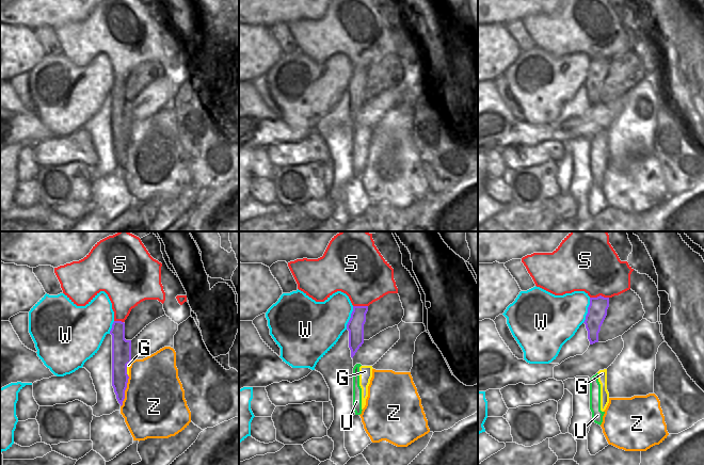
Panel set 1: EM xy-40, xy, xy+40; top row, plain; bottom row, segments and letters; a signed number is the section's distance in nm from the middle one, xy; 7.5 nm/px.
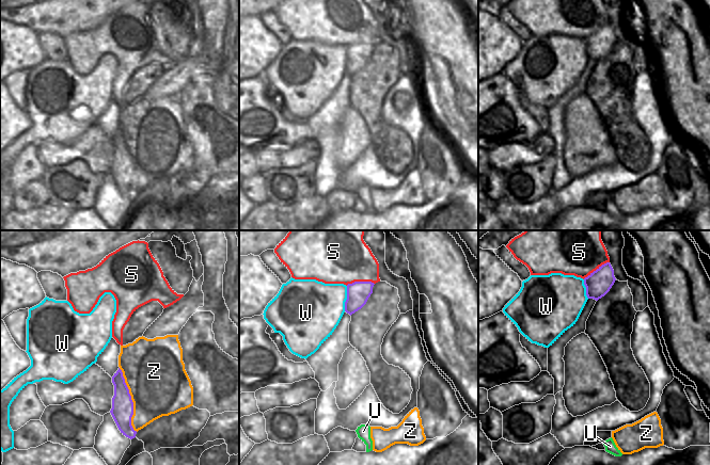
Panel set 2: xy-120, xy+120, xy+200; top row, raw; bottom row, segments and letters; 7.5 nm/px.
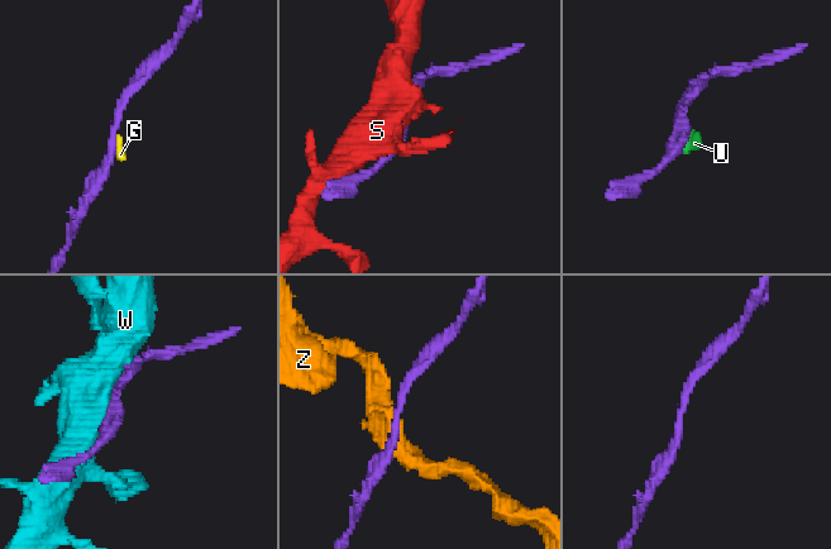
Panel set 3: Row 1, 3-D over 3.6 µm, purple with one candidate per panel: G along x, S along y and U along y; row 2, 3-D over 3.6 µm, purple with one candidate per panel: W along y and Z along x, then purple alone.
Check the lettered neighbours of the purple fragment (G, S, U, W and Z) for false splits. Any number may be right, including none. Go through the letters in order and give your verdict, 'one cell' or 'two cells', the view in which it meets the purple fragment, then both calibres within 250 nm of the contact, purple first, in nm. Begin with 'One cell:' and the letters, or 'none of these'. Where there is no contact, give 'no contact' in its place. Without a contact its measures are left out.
One cell: none of these
G: two cells; meets purple in xy-40; 140 nm thick on the purple side, 20 nm on the other
S: two cells; meets purple in xy+40; 140 nm thick on the purple side, 400 nm on the other
U: two cells; no contact
W: two cells; meets purple in xy+40; 140 nm thick on the purple side, 360 nm on the other
Z: two cells; meets purple in xy-40; 140 nm thick on the purple side, 460 nm on the other

